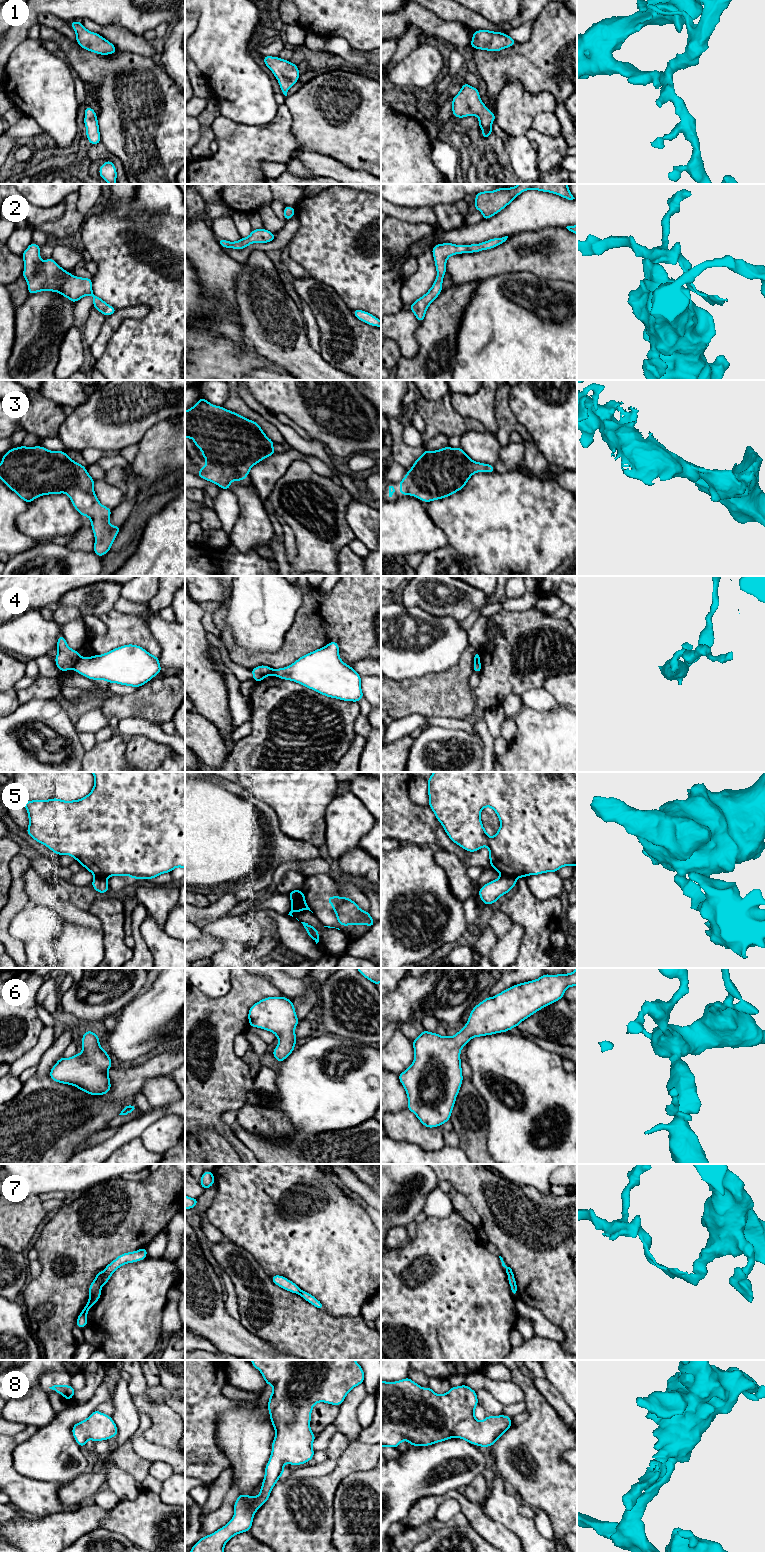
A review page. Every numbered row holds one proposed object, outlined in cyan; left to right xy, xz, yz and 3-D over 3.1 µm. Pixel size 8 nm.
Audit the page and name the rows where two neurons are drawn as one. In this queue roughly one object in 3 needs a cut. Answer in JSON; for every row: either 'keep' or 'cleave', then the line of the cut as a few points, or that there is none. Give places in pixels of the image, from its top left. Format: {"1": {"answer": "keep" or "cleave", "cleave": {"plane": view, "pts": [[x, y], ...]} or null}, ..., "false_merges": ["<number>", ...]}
{"1": {"answer": "keep", "cleave": null}, "2": {"answer": "keep", "cleave": null}, "3": {"answer": "keep", "cleave": null}, "4": {"answer": "cleave", "cleave": {"plane": "xy", "pts": [[79, 657], [73, 668]]}}, "5": {"answer": "cleave", "cleave": {"plane": "yz", "pts": [[501, 875], [515, 879]]}}, "6": {"answer": "keep", "cleave": null}, "7": {"answer": "cleave", "cleave": {"plane": "xy", "pts": [[104, 1271], [101, 1285]]}}, "8": {"answer": "keep", "cleave": null}, "false_merges": ["4", "5", "7"]}

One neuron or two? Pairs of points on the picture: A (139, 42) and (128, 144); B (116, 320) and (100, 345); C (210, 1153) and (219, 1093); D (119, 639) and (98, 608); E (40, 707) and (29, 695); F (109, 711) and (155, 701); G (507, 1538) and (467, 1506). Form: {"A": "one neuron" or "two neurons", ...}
{"A": "two neurons", "B": "one neuron", "C": "two neurons", "D": "two neurons", "E": "two neurons", "F": "one neuron", "G": "one neuron"}

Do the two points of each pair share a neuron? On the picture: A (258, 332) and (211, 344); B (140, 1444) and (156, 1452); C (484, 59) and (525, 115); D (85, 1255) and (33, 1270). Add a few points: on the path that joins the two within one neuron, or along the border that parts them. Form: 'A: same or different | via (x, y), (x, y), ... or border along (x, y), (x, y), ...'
A: different | border along (248, 342), (258, 353), (266, 357)
B: same | via (144, 1448), (152, 1452)
C: different | border along (527, 91), (519, 81), (510, 80), (497, 100)
D: different | border along (37, 1259), (41, 1267), (41, 1273), (30, 1279)

